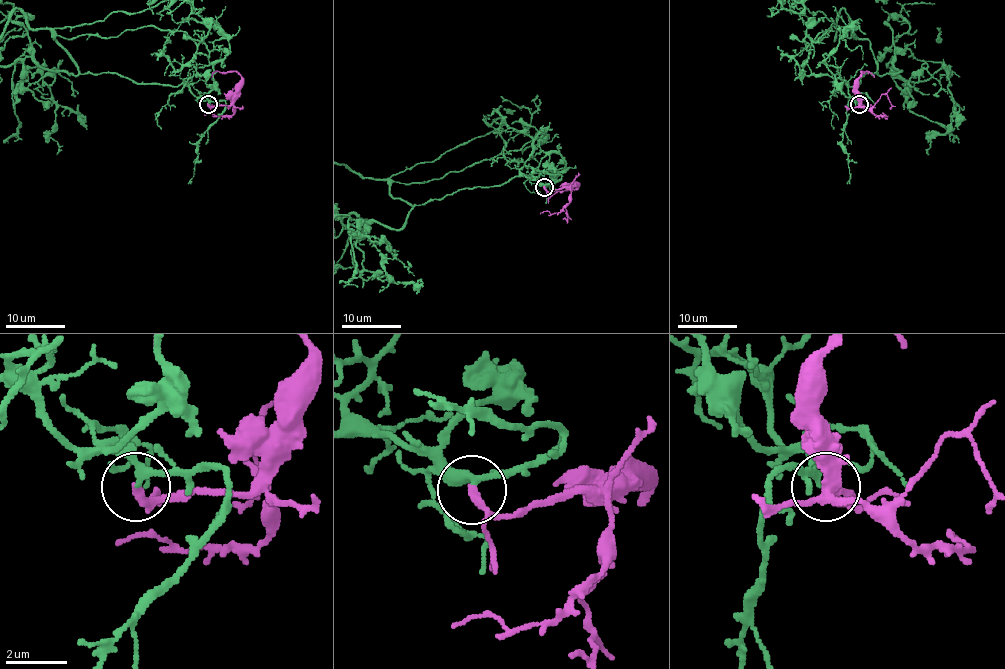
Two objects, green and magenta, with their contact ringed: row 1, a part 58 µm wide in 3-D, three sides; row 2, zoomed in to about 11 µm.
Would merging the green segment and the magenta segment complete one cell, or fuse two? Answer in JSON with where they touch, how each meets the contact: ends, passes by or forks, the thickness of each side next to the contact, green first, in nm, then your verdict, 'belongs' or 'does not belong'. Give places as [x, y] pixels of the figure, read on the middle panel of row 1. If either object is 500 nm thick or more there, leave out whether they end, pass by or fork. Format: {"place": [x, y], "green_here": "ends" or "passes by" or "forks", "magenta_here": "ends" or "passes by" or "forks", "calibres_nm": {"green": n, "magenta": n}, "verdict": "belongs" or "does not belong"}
{"place": [544, 187], "green_here": "passes by", "magenta_here": "passes by", "calibres_nm": {"green": 170, "magenta": 200}, "verdict": "belongs"}

